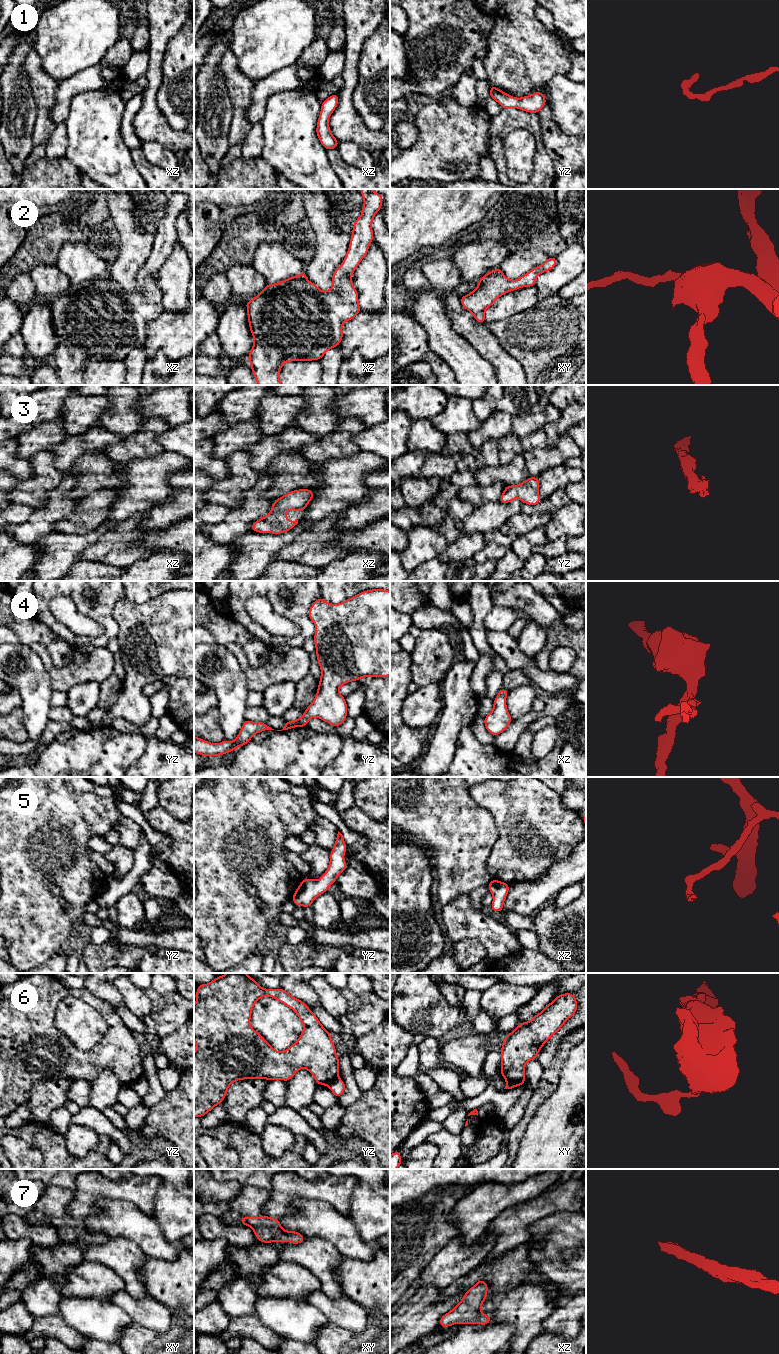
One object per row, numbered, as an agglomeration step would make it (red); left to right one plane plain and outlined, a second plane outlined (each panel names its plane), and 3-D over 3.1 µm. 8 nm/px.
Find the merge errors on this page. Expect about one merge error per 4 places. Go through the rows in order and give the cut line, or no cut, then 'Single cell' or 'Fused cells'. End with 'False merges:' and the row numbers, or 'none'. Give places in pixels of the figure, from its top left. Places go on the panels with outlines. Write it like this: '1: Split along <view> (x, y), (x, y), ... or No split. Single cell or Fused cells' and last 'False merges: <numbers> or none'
1: No split. Single cell
2: No split. Single cell
3: No split. Single cell
4: No split. Single cell
5: No split. Single cell
6: Split along xy (506, 1081), (524, 1083). Fused cells
7: No split. Single cell
False merges: 6

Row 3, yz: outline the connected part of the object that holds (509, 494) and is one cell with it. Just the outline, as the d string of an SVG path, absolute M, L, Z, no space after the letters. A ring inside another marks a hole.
M529 477L518 485L506 486L499 501L507 504L515 498L519 498L522 503L535 506L541 501L538 490L539 478Z

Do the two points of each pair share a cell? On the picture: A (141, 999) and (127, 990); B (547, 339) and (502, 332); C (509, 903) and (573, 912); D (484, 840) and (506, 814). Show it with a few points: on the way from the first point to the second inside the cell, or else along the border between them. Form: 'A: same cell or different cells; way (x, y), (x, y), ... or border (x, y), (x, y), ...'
A: same cell; way (138, 999), (130, 993)
B: same cell; way (536, 336), (524, 336), (513, 333)
C: different cells; border (550, 901), (532, 915)
D: different cells; border (482, 807), (492, 816), (498, 832), (491, 849)

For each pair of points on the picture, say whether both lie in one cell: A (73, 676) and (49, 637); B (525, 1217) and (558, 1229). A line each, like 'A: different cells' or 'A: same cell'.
A: different cells
B: different cells

